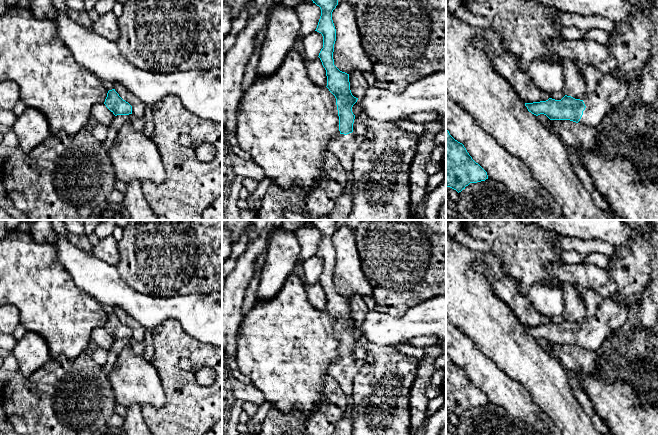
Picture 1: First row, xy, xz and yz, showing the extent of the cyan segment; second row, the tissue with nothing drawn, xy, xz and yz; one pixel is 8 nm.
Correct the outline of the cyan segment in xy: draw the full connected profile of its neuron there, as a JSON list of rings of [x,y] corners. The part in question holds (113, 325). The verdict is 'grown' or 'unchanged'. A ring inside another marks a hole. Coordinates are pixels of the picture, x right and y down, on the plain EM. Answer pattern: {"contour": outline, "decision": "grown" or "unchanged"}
{"contour": [[[115,313],[108,315],[104,328],[115,340],[132,338],[132,330],[123,324]]], "decision": "unchanged"}

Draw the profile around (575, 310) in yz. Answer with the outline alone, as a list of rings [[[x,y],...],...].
[[[563,282],[561,288],[565,299],[563,317],[575,323],[583,324],[587,318],[587,309],[578,289],[570,282]]]

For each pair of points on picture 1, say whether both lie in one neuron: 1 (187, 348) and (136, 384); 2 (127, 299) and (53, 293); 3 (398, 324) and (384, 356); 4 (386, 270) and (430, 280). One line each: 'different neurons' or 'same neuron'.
1: different neurons
2: different neurons
3: different neurons
4: same neuron

